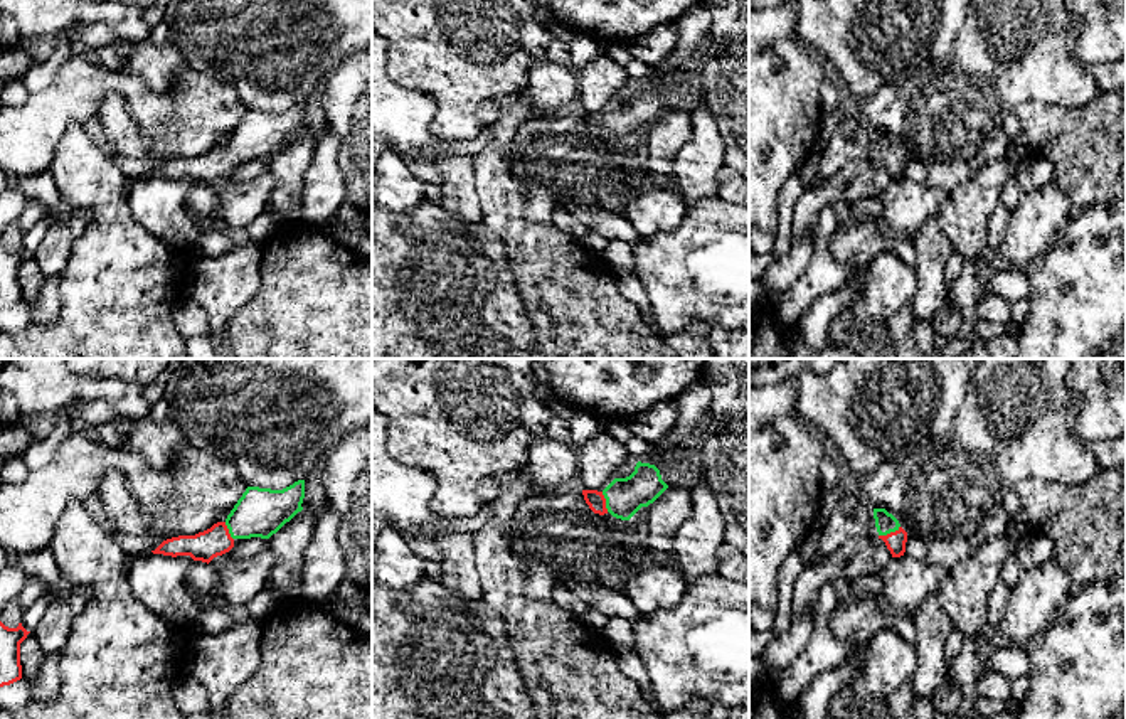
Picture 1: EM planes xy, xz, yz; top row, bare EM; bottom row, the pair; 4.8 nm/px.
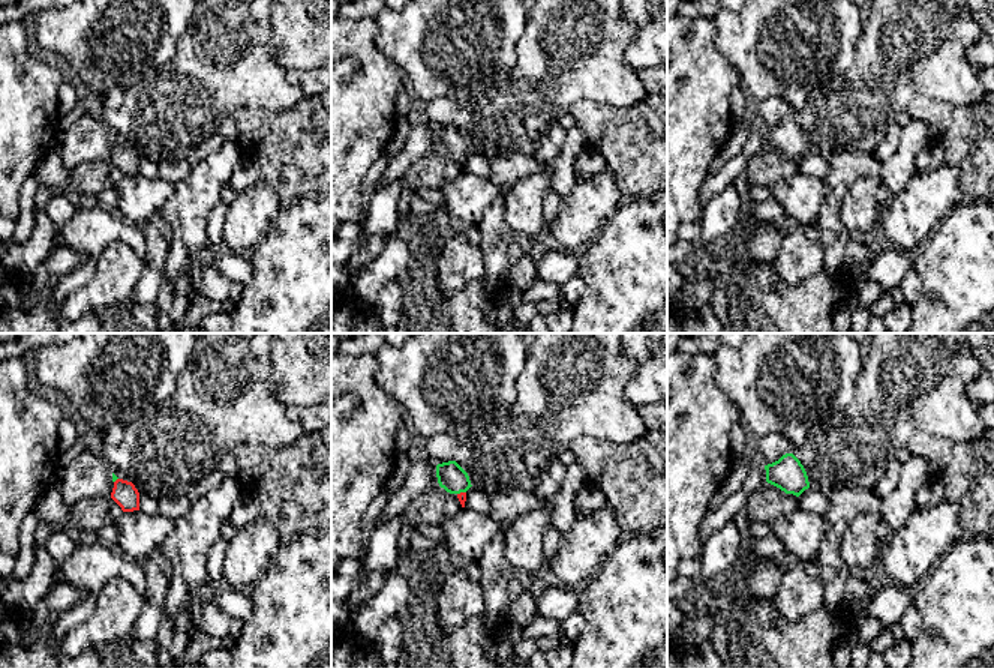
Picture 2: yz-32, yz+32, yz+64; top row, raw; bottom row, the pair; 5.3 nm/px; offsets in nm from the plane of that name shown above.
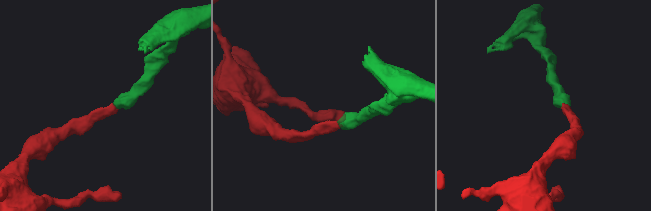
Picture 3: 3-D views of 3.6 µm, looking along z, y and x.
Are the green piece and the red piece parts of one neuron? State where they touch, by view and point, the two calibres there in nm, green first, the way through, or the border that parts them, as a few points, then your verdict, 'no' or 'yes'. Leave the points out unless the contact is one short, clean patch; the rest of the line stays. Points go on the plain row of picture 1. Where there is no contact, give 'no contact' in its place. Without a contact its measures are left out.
yz (889, 155) | 100/100 nm | across yz (886, 145), (889, 155), (896, 164) | yes

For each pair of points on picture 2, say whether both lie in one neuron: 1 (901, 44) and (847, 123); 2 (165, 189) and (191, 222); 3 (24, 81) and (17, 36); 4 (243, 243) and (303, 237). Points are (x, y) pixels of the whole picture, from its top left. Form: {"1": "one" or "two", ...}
{"1": "one", "2": "two", "3": "one", "4": "two"}

